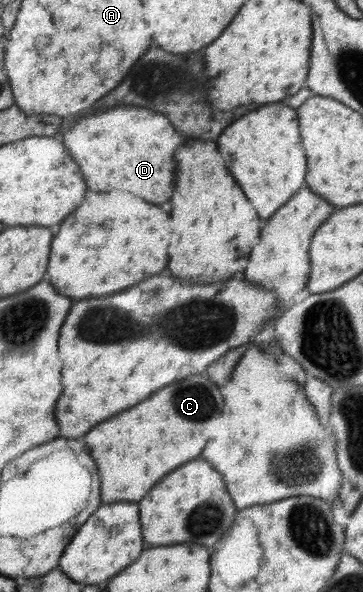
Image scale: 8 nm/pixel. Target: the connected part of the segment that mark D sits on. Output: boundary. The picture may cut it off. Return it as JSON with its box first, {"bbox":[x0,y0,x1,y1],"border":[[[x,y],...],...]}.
{"bbox":[61,105,183,204],"border":[[[119,105],[79,117],[61,140],[67,142],[67,150],[71,150],[71,156],[79,162],[91,190],[111,192],[121,188],[153,204],[163,204],[173,196],[175,152],[183,144],[183,136],[166,114]]]}

